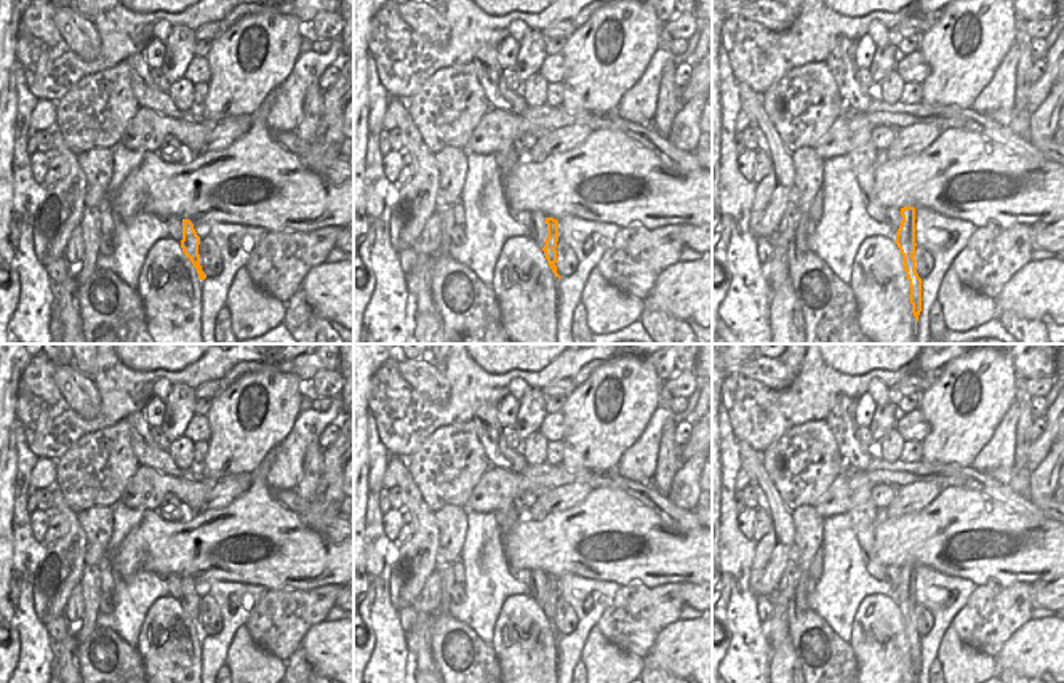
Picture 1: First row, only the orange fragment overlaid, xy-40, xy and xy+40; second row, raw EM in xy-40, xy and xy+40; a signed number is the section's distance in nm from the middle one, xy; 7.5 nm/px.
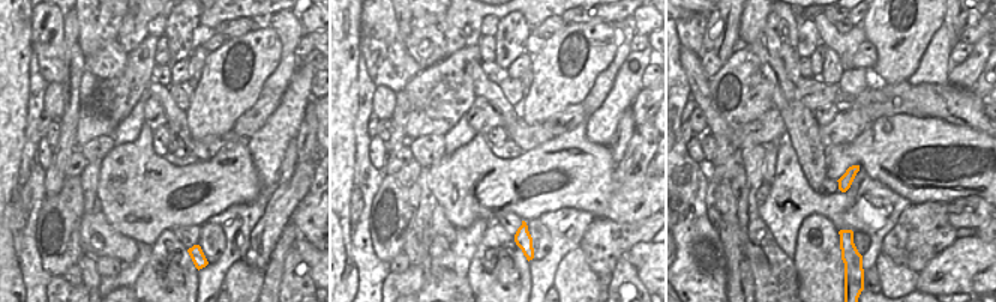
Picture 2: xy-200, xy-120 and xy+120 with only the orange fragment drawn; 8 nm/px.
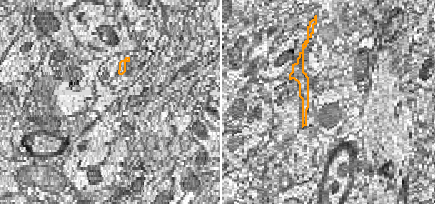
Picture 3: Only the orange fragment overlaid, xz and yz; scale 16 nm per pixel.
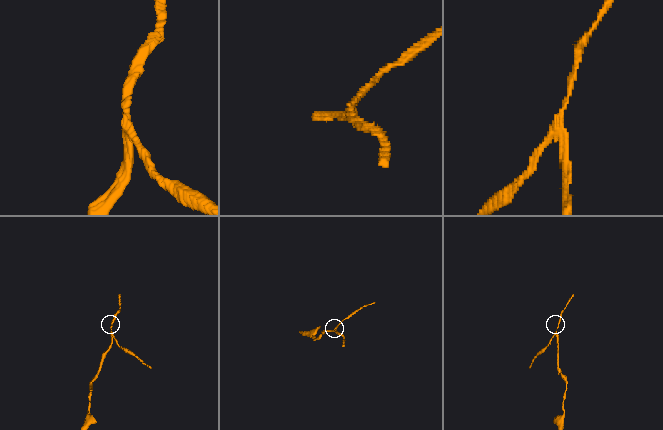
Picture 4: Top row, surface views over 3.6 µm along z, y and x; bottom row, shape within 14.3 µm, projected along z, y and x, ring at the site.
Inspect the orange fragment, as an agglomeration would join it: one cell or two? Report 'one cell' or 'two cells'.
two cells

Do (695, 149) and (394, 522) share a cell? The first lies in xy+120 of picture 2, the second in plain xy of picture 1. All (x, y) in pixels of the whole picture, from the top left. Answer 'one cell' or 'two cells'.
one cell

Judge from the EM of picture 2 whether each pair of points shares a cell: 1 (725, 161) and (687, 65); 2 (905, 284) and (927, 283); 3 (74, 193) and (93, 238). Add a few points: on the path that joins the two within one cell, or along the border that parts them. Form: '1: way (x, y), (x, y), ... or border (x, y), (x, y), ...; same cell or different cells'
1: way (723, 137), (699, 89); same cell
2: border (918, 274), (915, 286); different cells
3: border (84, 214), (80, 223), (80, 248), (83, 251); different cells

